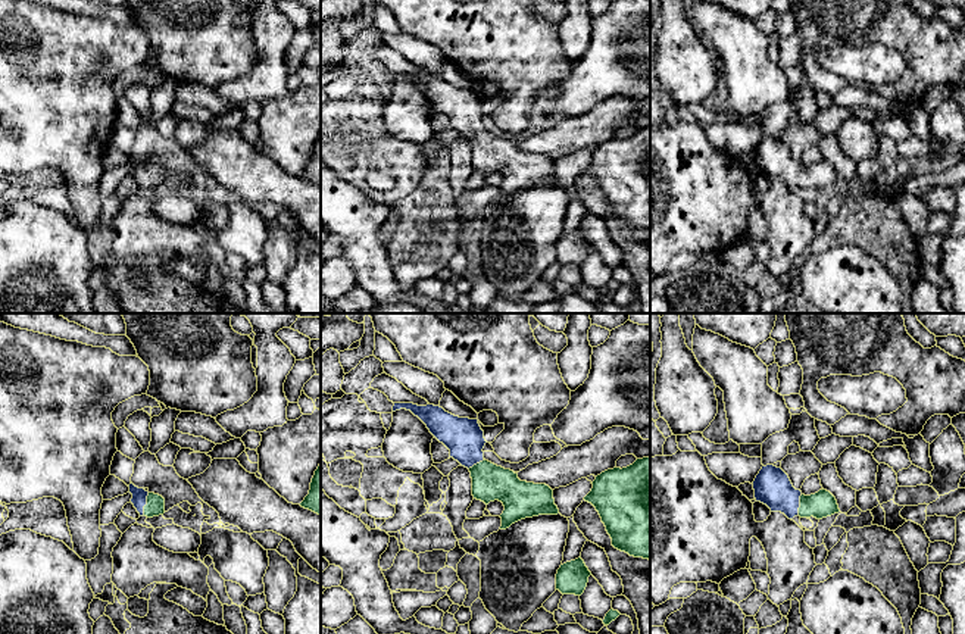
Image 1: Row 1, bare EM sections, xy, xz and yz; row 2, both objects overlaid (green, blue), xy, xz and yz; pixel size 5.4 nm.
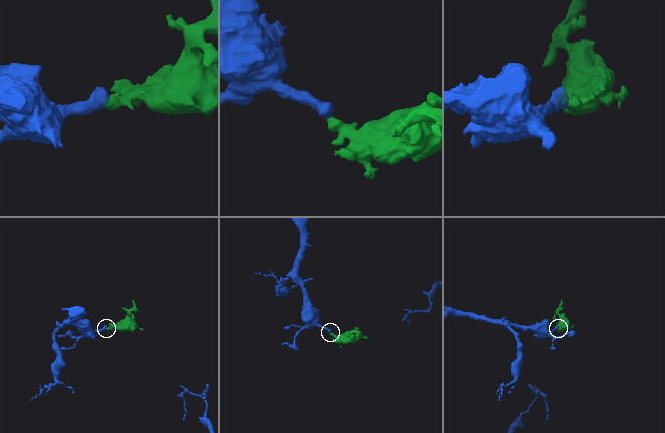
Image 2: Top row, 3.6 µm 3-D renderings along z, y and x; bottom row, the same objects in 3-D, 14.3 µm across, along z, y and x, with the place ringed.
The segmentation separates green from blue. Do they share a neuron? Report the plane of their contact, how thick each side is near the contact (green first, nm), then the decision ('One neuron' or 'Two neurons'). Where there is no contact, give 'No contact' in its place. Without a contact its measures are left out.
Touches green in xy. Thickness 100 nm (green) against 80 nm. One neuron

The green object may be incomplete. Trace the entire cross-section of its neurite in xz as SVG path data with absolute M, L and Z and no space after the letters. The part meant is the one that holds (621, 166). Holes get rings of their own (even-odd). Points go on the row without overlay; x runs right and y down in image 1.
M650 127L637 129L622 140L608 140L591 154L593 159L584 171L599 182L612 209L612 216L630 227L650 231Z

